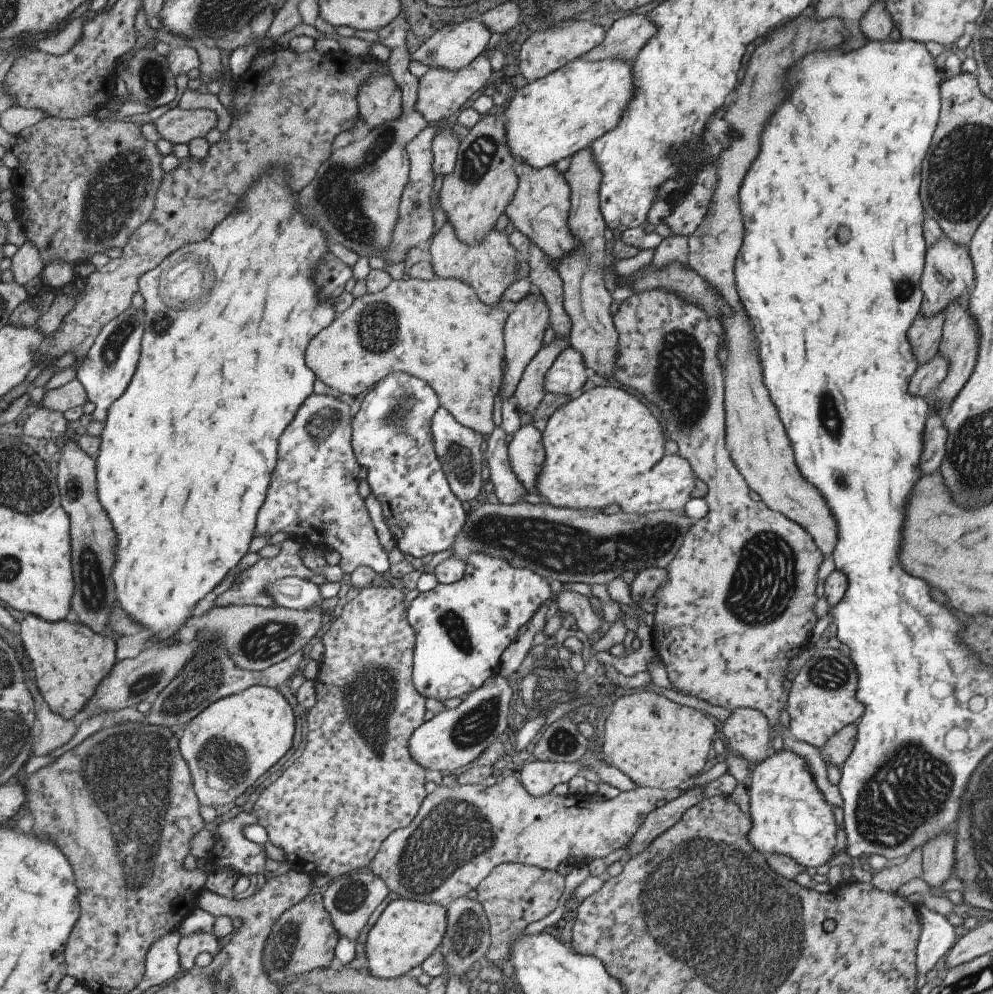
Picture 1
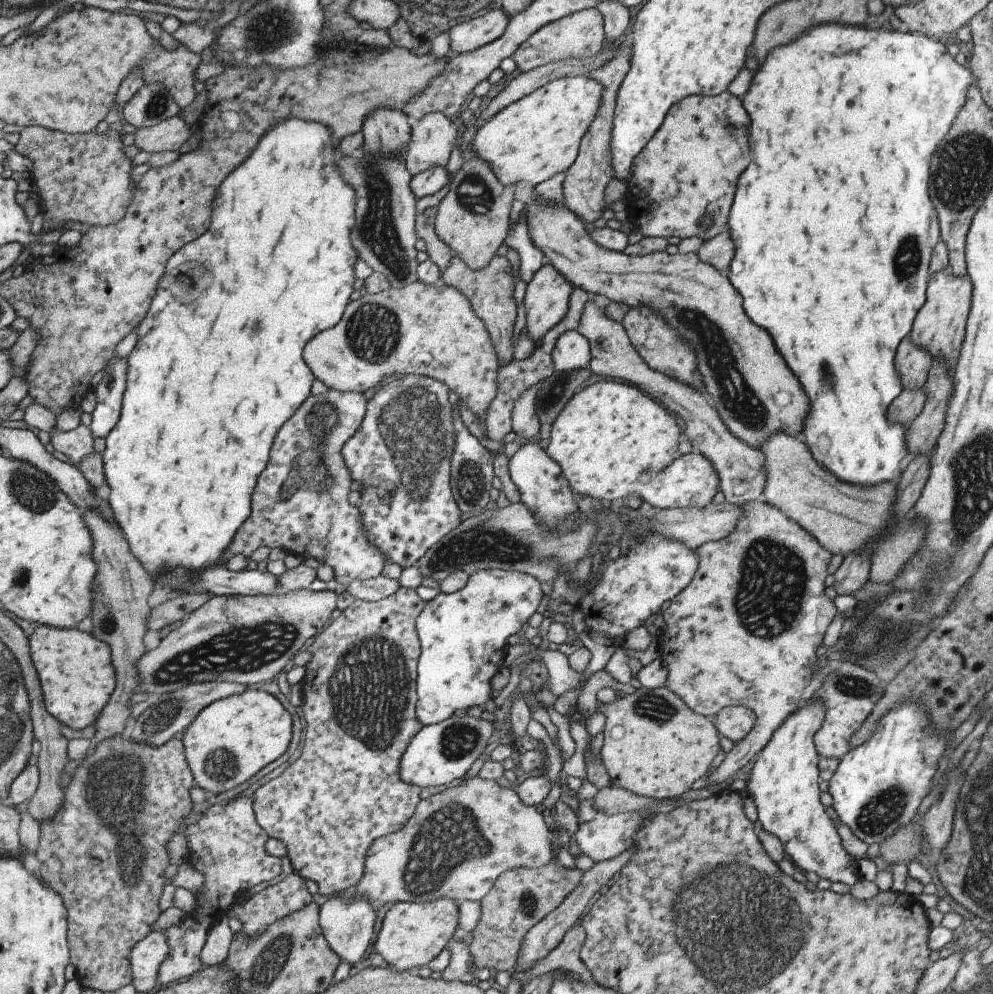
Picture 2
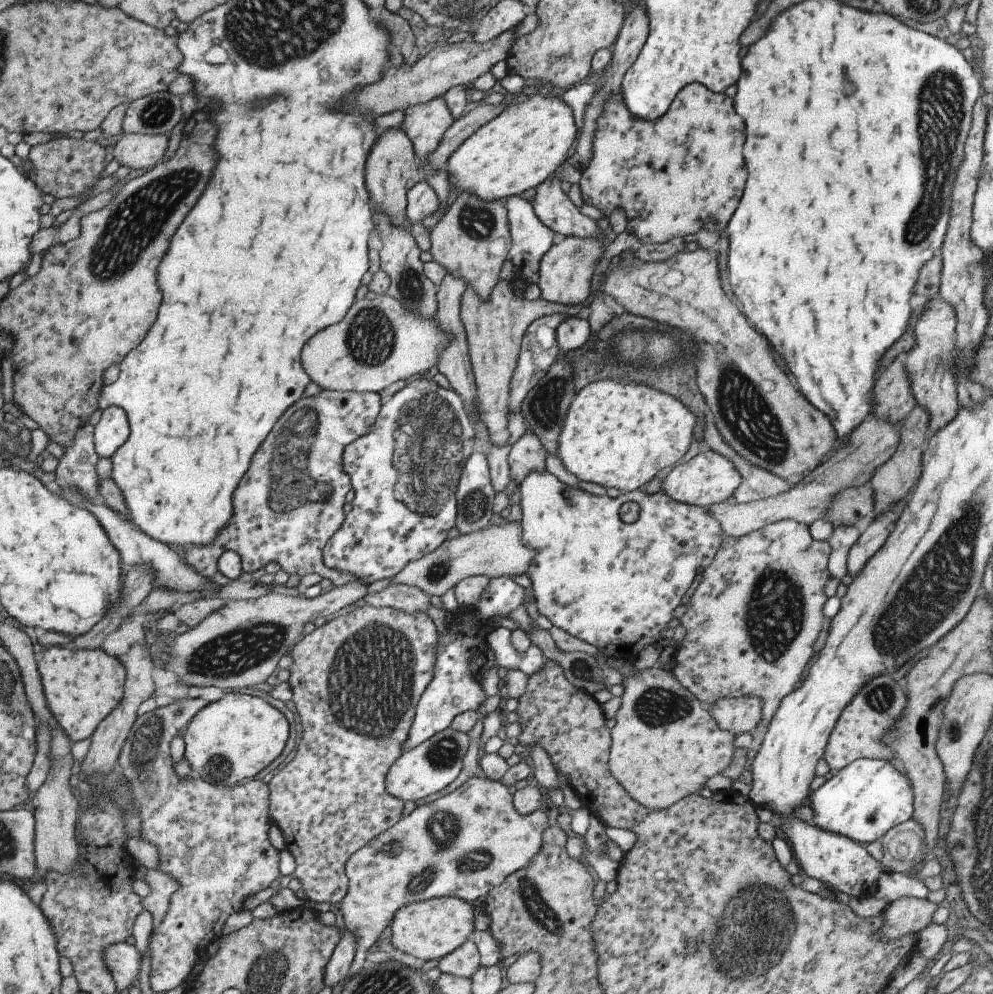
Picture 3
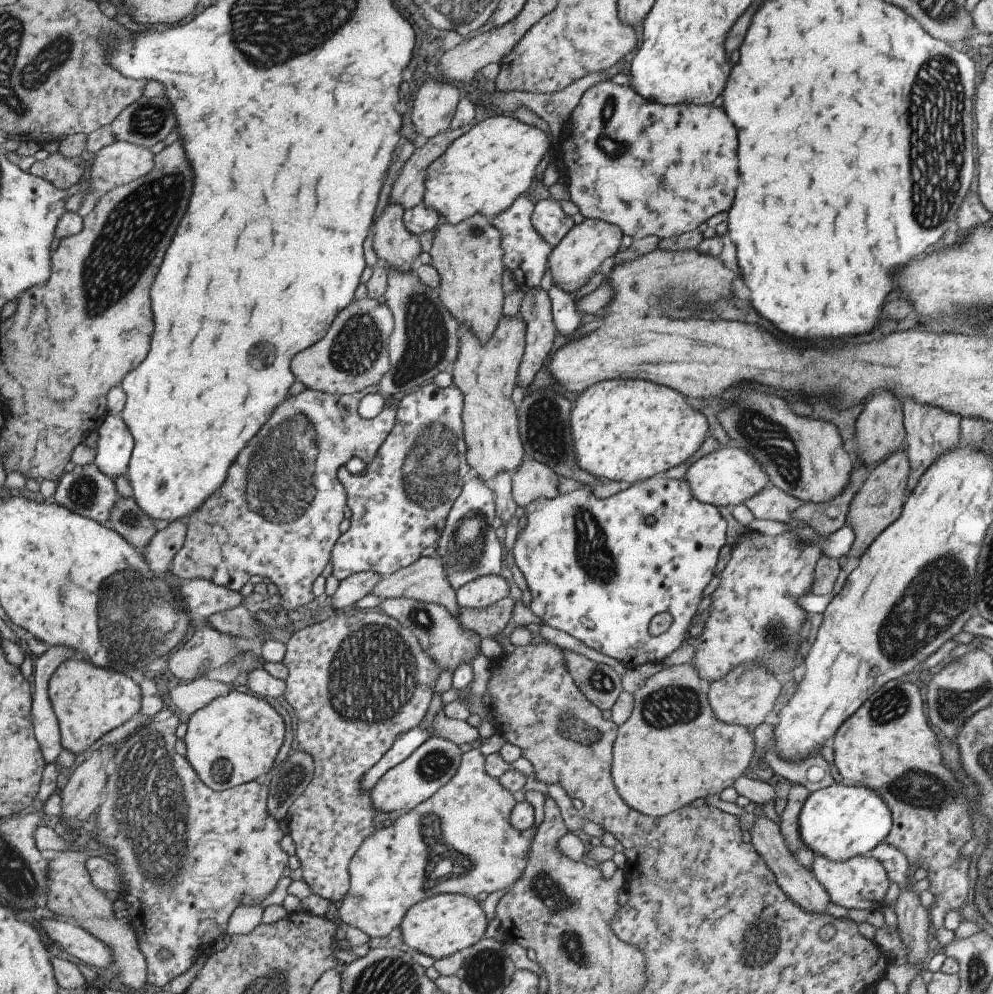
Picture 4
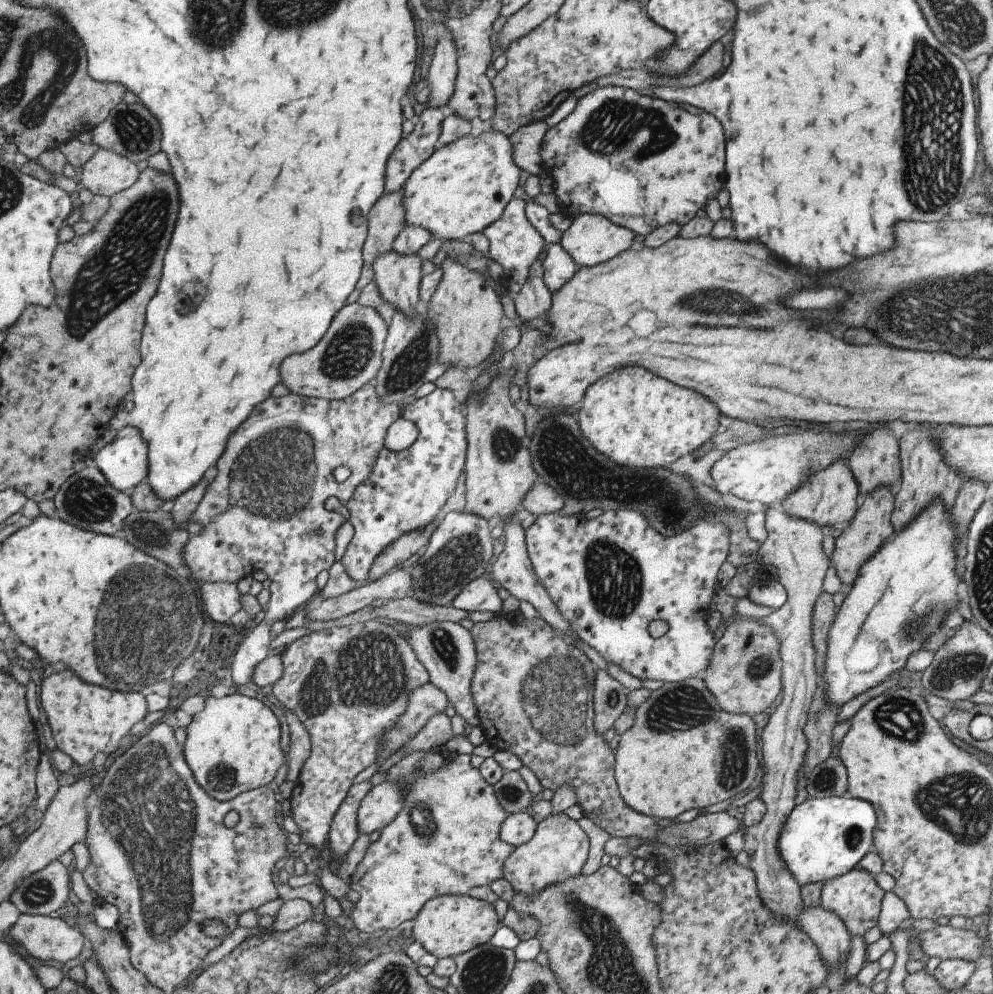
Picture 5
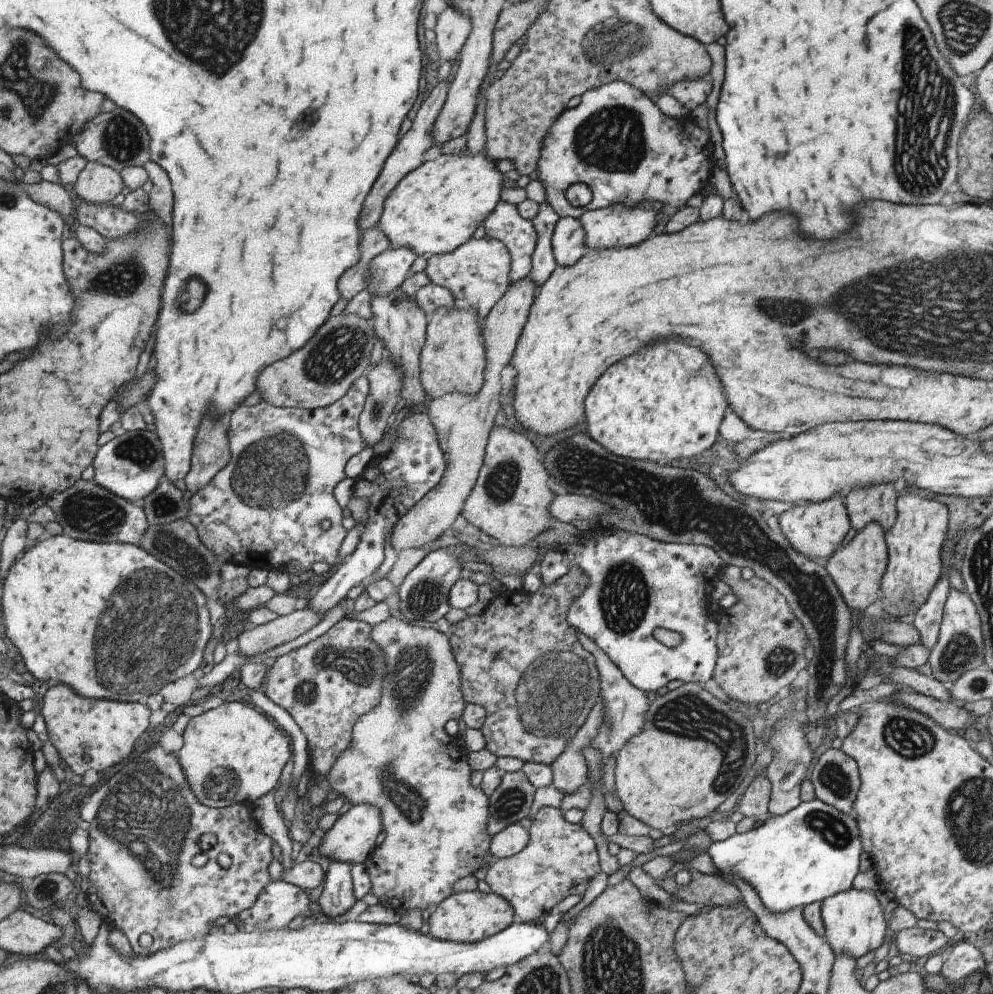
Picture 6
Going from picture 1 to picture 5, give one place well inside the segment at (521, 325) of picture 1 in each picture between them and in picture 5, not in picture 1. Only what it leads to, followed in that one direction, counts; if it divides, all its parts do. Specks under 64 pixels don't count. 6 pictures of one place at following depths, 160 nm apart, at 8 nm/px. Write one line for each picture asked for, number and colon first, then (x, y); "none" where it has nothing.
2: (546, 297)
3: (564, 271)
4: (585, 248)
5: (590, 238)

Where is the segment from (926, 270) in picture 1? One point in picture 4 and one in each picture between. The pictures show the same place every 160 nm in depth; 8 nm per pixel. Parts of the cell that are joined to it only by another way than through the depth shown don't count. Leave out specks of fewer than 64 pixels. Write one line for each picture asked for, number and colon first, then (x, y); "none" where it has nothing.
2: (938, 328)
3: (929, 364)
4: (929, 432)

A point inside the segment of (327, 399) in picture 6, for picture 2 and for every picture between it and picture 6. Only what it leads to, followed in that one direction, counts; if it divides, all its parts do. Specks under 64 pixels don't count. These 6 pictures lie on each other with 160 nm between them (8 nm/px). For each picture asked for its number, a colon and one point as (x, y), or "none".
2: (428, 330)
3: (377, 342)
4: (352, 356)
5: (348, 356)

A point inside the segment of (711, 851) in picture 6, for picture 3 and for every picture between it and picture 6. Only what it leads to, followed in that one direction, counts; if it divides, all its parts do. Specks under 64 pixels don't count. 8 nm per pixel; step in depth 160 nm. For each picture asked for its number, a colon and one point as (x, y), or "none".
3: (863, 800)
4: (838, 822)
5: (821, 839)

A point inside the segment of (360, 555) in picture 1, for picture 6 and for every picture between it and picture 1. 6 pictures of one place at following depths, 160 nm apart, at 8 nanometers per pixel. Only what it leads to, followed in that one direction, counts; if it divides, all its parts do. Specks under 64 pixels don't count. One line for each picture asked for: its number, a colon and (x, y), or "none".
2: (299, 504)
3: (279, 515)
4: (277, 514)
5: (263, 510)
6: (262, 509)

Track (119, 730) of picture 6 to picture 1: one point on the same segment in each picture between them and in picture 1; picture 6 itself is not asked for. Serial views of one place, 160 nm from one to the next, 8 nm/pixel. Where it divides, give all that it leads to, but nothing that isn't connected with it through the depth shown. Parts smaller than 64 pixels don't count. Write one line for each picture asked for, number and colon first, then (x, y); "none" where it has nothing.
1: (70, 661)
2: (78, 676)
3: (83, 688)
4: (89, 701)
5: (84, 719)

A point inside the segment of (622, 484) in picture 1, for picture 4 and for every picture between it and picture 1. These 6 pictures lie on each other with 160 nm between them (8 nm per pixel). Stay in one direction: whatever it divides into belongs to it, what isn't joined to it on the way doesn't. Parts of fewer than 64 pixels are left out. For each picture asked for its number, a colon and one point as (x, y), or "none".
2: (610, 440)
3: (617, 433)
4: (626, 430)

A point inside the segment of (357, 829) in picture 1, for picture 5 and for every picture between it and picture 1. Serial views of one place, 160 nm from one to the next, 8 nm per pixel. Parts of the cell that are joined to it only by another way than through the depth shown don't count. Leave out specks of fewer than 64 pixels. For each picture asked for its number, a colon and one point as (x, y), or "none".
2: (358, 693)
3: (355, 680)
4: (355, 684)
5: (346, 685)

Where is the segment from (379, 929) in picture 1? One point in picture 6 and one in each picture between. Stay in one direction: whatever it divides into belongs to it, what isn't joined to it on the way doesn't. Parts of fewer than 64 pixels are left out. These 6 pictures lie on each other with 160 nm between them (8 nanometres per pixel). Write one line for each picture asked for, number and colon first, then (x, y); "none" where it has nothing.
2: (411, 934)
3: (432, 928)
4: (438, 926)
5: (448, 925)
6: (464, 916)

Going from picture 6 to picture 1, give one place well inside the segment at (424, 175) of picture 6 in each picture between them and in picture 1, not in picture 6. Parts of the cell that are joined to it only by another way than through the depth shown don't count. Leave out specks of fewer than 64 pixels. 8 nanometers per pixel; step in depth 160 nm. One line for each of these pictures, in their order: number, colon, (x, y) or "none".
1: (553, 117)
2: (533, 138)
3: (517, 150)
4: (482, 171)
5: (462, 187)

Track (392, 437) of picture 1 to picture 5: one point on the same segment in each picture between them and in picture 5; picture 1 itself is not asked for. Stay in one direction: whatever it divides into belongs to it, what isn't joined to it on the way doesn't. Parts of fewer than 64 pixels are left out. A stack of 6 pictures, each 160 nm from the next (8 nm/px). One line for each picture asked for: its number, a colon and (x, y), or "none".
2: (399, 454)
3: (404, 472)
4: (399, 503)
5: (404, 490)

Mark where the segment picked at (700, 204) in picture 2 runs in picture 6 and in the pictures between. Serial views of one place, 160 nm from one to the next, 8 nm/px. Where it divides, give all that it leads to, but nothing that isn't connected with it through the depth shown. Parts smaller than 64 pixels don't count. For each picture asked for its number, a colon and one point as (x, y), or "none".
3: (666, 176)
4: (650, 169)
5: (642, 162)
6: (616, 141)

